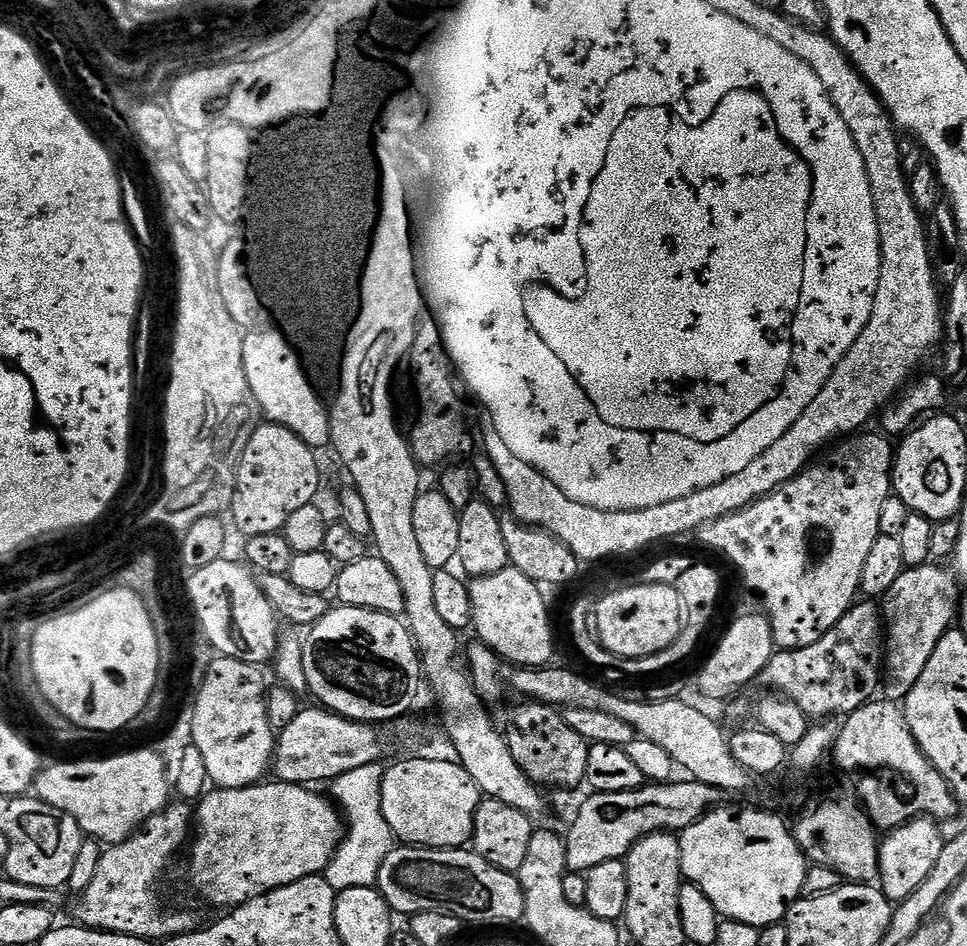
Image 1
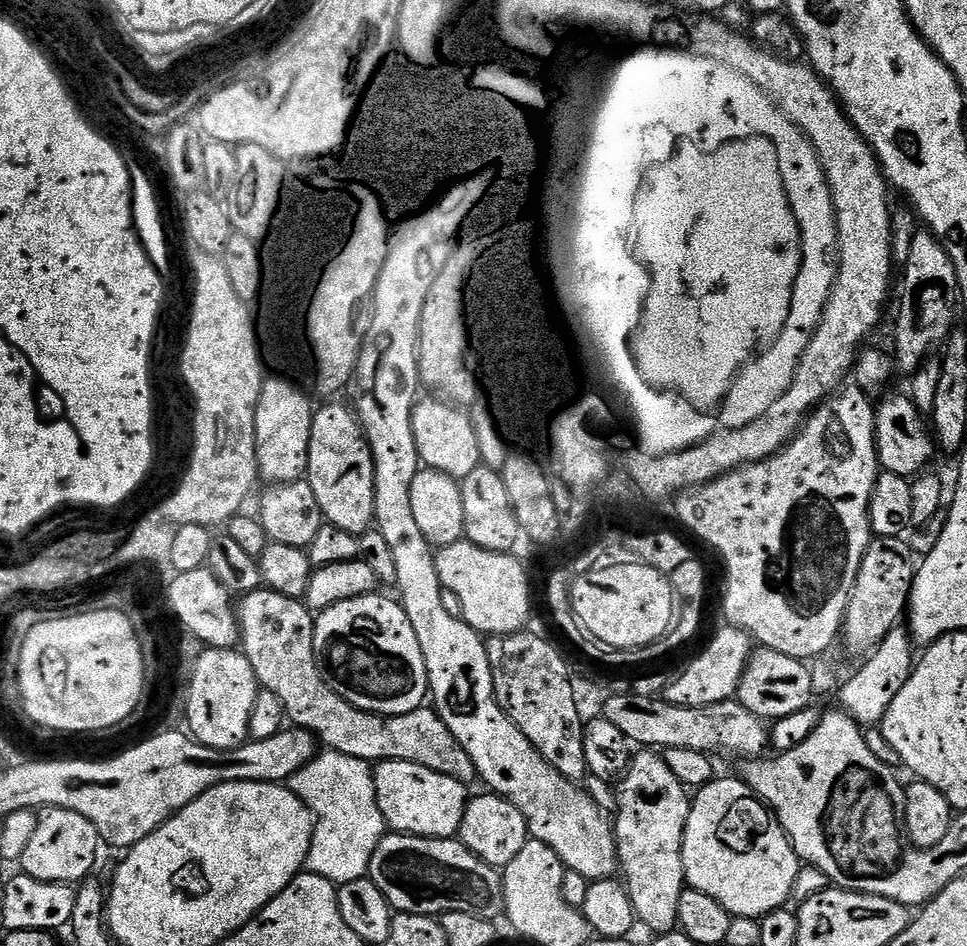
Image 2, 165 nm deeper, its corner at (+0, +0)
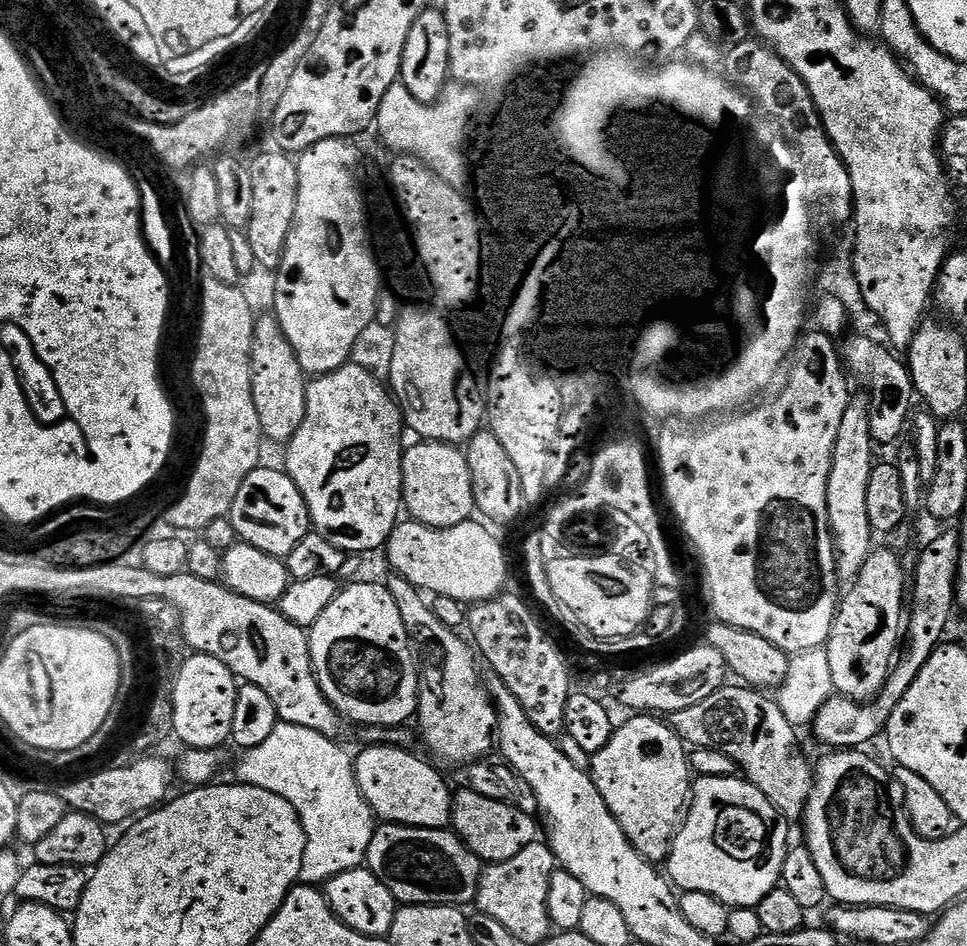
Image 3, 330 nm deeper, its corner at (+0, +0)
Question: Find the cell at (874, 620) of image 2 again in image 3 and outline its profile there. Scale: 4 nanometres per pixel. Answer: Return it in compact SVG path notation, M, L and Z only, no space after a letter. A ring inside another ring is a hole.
M885 546L873 549L867 557L864 566L858 572L851 583L851 588L839 601L836 617L830 630L830 638L826 645L826 651L830 658L830 678L832 687L837 693L851 700L871 702L884 689L884 683L892 673L894 661L898 656L898 649L902 644L902 619L906 604L906 589L908 586L908 574L904 572L901 555L895 550Z

